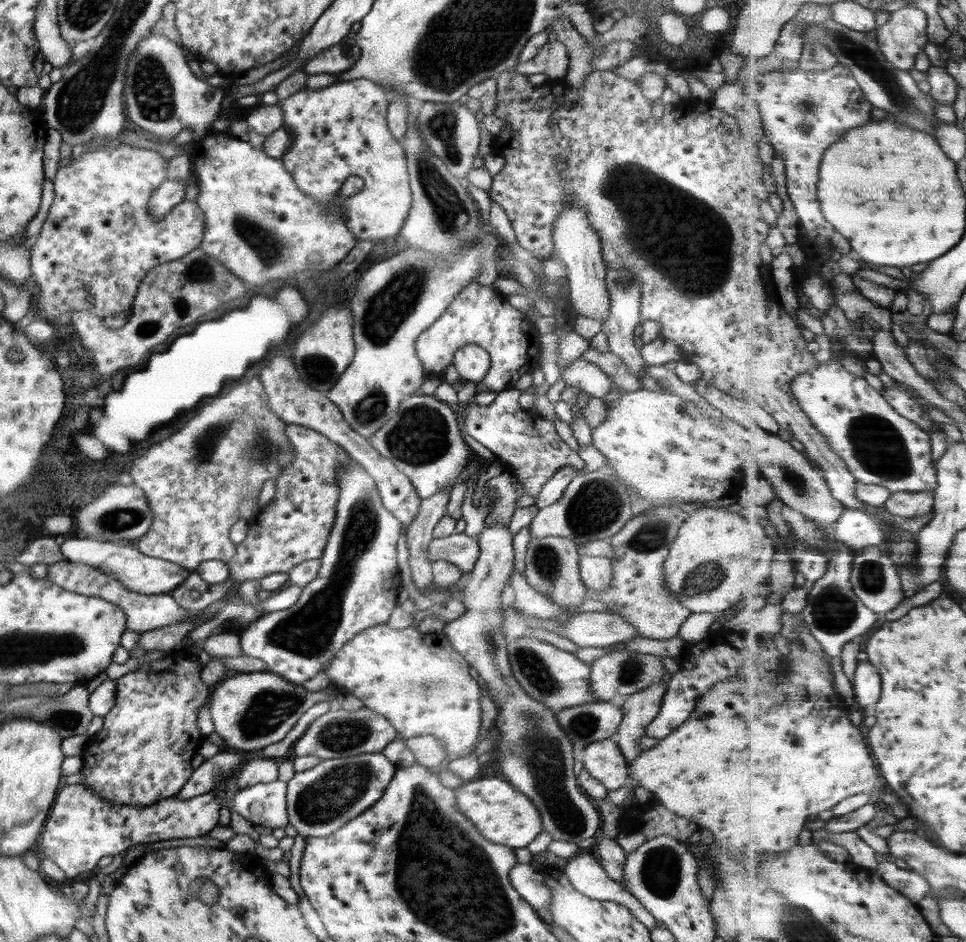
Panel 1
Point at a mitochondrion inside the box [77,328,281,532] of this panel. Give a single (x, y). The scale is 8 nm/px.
(204, 448)

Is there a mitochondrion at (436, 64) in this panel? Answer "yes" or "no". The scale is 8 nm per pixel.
yes

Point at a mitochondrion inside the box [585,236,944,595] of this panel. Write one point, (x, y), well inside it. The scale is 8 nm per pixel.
(879, 447)

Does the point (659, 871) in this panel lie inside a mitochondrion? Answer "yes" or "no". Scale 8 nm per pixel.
yes

